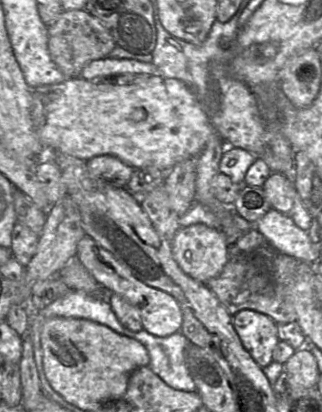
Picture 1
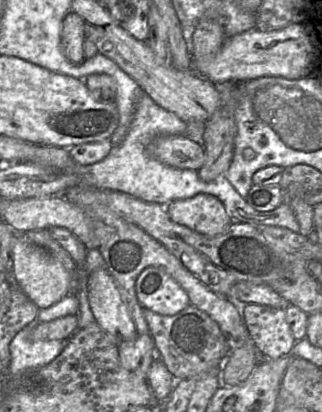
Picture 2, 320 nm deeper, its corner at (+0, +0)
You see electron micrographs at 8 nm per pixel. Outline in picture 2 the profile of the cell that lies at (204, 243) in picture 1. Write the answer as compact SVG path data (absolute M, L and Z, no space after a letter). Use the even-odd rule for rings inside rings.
M210 194L171 201L166 205L172 221L200 234L221 234L232 222L223 203Z

